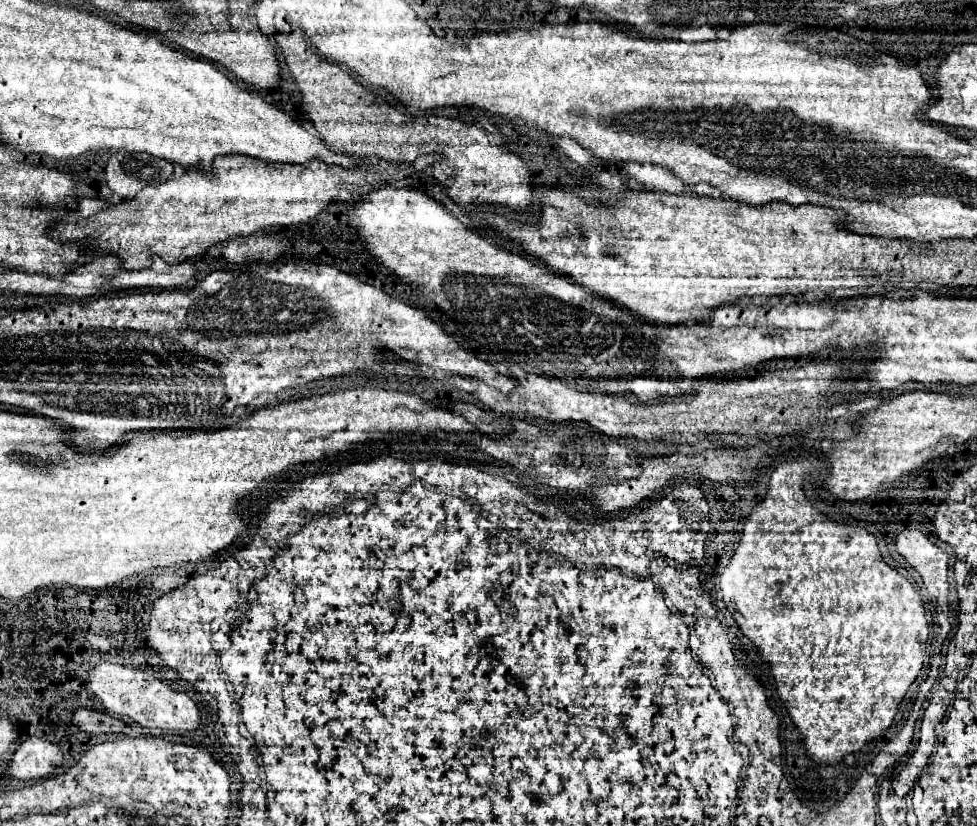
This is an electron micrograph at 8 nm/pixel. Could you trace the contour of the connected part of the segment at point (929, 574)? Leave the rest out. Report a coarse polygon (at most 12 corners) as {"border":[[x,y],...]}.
{"border":[[902,531],[896,551],[946,605],[950,555],[926,533]]}

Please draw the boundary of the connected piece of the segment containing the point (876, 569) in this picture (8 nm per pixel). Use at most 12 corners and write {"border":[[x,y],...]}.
{"border":[[782,463],[720,577],[808,757],[882,737],[920,595]]}

